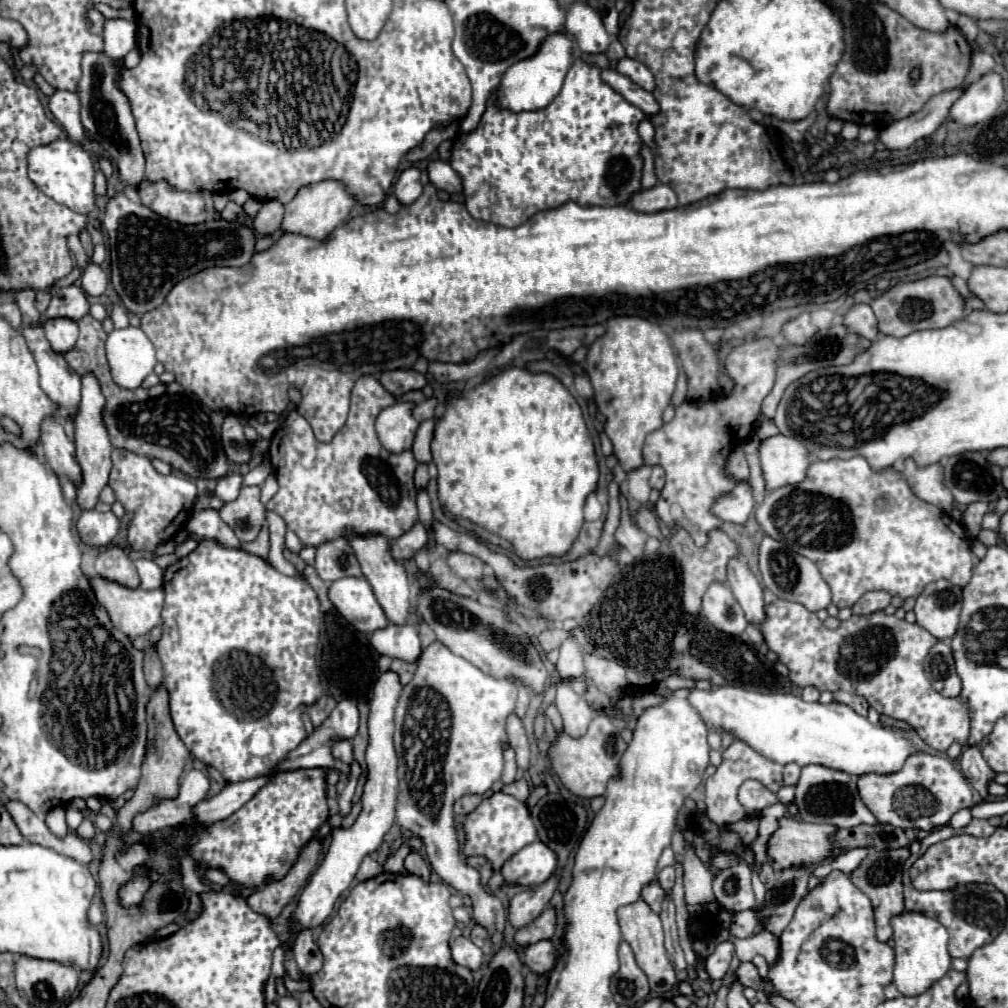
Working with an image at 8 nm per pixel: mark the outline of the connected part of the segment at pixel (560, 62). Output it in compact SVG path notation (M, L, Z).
M567 33L549 35L541 43L535 57L523 59L521 63L515 63L513 67L509 67L509 71L505 71L505 75L501 77L499 89L497 89L497 97L495 97L497 107L513 111L513 113L545 109L557 97L575 55L577 55L577 51L575 51L571 35L567 35Z

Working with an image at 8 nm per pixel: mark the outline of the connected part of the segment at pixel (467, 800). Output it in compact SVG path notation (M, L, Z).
M489 791L487 795L465 795L465 797L461 797L461 805L463 805L463 809L465 809L465 813L471 813L485 797L489 797L493 791Z

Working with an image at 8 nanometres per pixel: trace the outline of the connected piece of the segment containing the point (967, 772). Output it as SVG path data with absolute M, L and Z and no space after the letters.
M971 745L971 747L963 749L963 753L961 753L961 771L967 777L967 781L981 793L981 797L985 797L987 795L987 785L993 781L995 773L985 763L979 745Z

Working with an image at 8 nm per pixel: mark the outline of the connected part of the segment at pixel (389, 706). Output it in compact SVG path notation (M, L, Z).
M387 671L375 683L375 693L371 699L371 713L369 713L369 747L367 747L367 767L369 777L363 791L363 811L353 827L333 831L331 847L319 865L319 869L311 875L309 883L305 885L303 895L299 897L299 905L293 915L293 931L299 927L317 927L321 925L333 911L335 901L339 895L351 887L355 873L363 861L363 857L375 853L383 837L389 833L391 825L395 823L395 799L397 799L397 757L393 747L393 713L395 705L401 695L401 683L397 673Z

